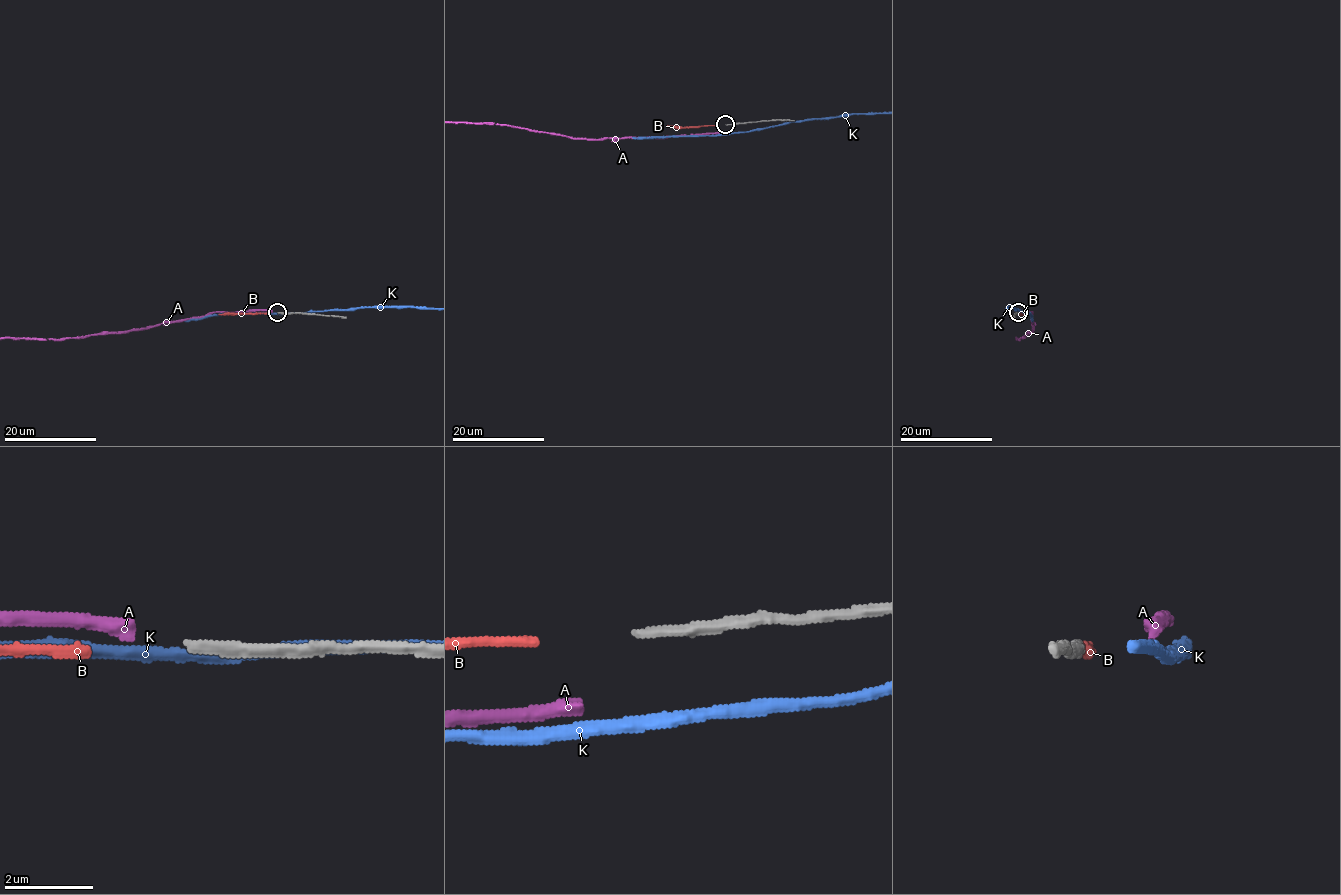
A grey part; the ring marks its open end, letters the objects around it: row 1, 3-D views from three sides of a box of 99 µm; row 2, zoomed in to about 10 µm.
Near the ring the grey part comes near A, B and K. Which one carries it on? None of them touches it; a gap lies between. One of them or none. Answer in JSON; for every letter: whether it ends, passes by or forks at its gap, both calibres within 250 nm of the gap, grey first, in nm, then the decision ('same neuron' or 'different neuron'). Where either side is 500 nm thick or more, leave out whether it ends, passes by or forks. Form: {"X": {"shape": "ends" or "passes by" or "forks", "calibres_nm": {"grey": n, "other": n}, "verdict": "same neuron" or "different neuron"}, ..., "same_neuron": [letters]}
{"A": {"shape": "ends", "calibres_nm": {"grey": 200, "other": 340}, "verdict": "different neuron"}, "B": {"shape": "ends", "calibres_nm": {"grey": 200, "other": 240}, "verdict": "same neuron"}, "K": {"shape": "passes by", "calibres_nm": {"grey": 200, "other": 280}, "verdict": "different neuron"}, "same_neuron": ["B"]}

